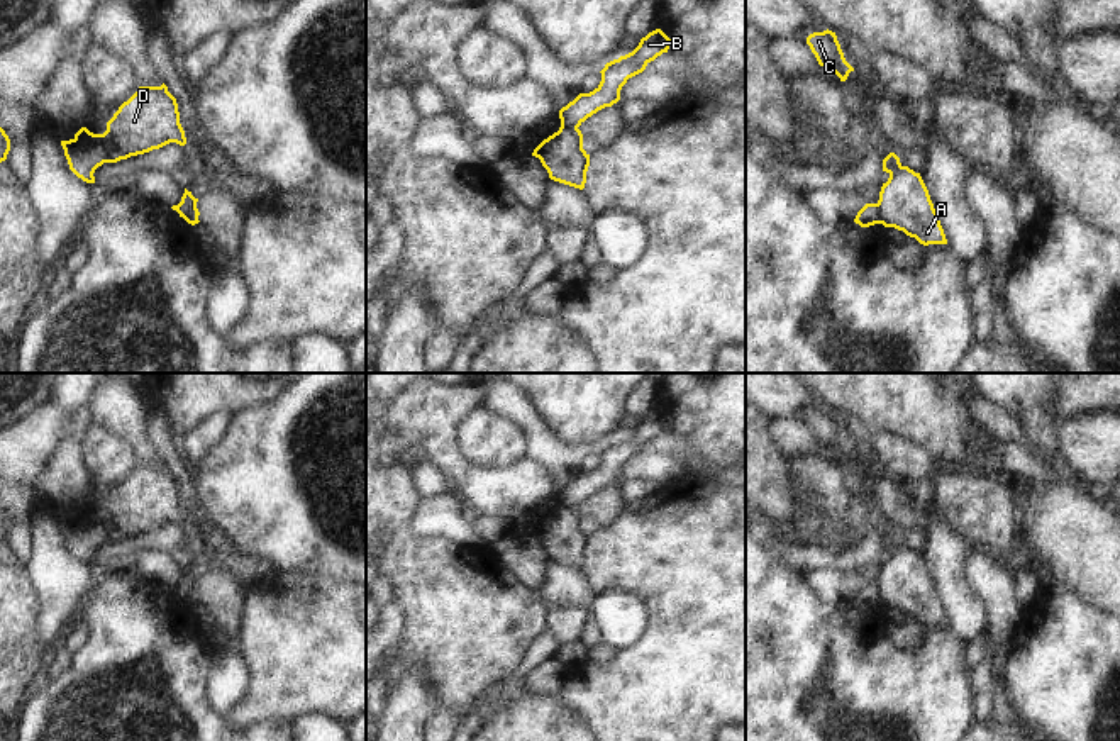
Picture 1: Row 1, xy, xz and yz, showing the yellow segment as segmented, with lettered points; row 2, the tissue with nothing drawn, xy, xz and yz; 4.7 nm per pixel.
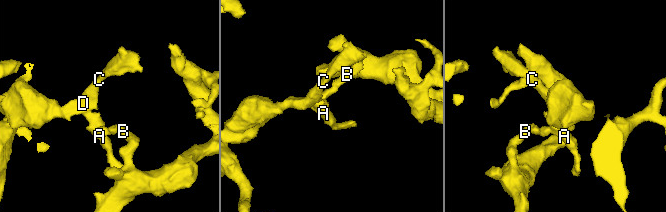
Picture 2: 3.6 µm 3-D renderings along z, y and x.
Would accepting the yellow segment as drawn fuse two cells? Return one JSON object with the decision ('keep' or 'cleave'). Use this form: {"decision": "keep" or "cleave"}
{"decision": "cleave"}

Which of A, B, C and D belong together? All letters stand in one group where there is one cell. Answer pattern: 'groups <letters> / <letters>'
groups A C D / B

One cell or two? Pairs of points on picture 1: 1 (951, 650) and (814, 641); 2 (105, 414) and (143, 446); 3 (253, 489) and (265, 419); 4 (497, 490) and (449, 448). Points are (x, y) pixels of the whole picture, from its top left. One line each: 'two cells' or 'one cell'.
1: one cell
2: one cell
3: one cell
4: one cell

